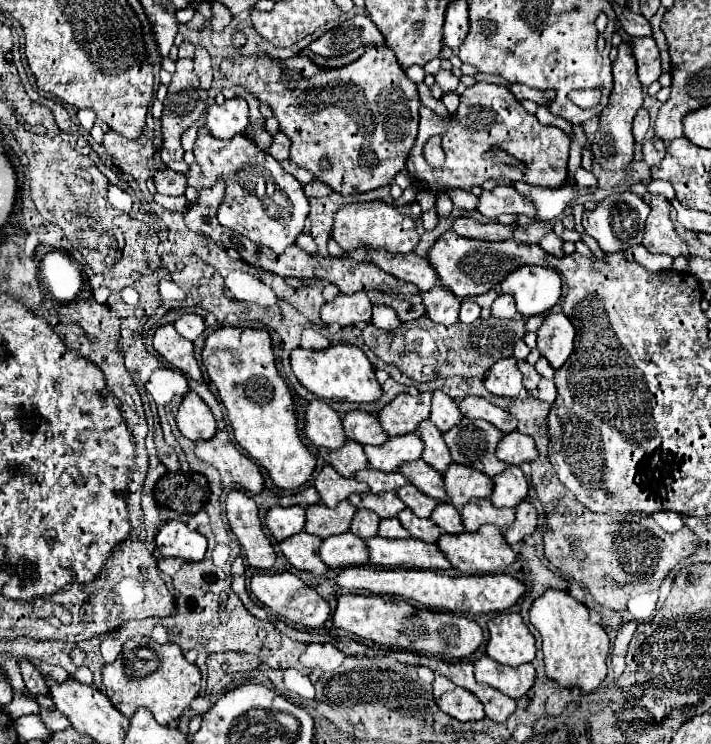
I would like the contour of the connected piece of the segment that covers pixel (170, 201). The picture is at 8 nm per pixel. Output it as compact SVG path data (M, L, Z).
M159 193L154 195L154 201L163 207L177 212L185 212L189 207L189 202L184 195L182 196L166 196Z

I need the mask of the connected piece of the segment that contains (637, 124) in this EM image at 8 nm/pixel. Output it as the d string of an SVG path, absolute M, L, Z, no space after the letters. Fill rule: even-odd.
M639 109L635 119L633 119L633 137L635 137L635 141L641 143L647 131L649 131L649 113L647 113L647 109Z

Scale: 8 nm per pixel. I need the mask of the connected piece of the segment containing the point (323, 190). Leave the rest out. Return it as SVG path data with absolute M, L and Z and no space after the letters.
M320 180L307 183L303 189L305 189L305 195L307 195L307 197L325 197L325 195L329 195L329 193L333 191L329 185L325 185L325 183Z

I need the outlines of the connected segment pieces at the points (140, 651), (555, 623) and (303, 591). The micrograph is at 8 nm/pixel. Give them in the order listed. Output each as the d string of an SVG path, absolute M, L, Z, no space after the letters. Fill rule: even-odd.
M147 637L127 641L119 657L103 667L105 695L109 697L113 707L125 713L128 718L133 717L133 713L139 707L145 707L153 713L153 717L161 725L171 725L175 719L181 717L181 713L197 697L199 683L201 673L197 665L191 665L183 657L179 645L175 643L159 645Z
M547 589L533 601L529 621L541 633L545 671L551 679L555 679L561 687L577 687L585 693L599 687L607 675L605 659L609 653L609 637L601 625L589 621L589 609L583 603L573 599L567 591Z
M255 573L251 577L251 591L253 595L265 605L269 607L271 611L275 611L277 615L281 615L283 619L295 623L295 625L303 625L307 629L313 629L313 627L321 627L329 613L331 613L331 607L327 601L321 599L321 595L307 587L299 577L295 577L293 573L277 573L277 575L269 575L269 573Z

